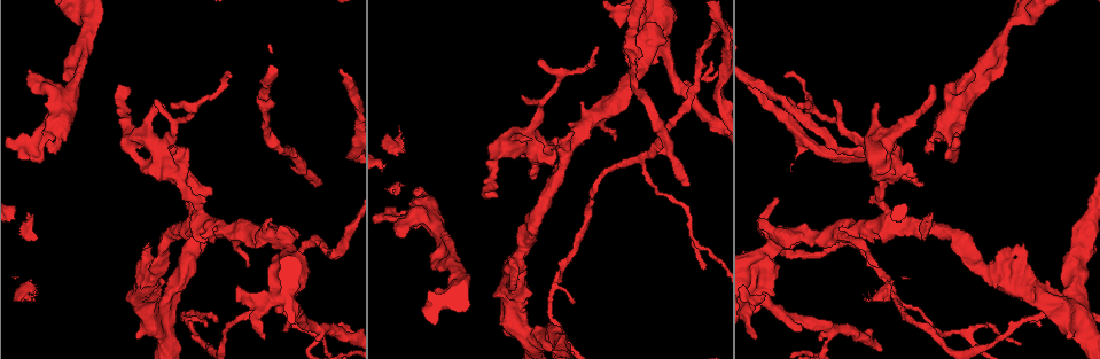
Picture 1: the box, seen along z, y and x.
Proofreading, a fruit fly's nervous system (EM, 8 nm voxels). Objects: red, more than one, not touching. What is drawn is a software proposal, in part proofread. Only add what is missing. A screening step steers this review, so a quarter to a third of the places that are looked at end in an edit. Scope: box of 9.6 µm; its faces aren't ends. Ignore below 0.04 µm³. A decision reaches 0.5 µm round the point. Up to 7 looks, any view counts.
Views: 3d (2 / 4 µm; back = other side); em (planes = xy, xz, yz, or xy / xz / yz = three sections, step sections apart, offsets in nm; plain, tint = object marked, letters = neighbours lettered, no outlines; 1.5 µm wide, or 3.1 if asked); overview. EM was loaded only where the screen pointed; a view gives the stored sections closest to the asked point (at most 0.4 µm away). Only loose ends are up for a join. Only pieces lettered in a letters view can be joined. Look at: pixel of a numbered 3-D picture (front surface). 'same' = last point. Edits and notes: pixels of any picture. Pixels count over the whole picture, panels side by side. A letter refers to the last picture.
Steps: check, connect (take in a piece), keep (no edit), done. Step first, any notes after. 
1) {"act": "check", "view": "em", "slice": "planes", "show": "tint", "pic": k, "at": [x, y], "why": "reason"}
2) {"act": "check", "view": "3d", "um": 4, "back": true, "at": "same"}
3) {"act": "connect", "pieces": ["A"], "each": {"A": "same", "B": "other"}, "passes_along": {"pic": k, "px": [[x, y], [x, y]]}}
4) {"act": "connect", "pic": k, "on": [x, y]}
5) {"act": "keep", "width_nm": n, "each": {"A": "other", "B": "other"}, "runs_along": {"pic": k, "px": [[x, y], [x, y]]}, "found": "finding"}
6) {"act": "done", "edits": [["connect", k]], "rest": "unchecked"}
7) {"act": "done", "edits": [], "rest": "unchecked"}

{"act": "check", "view": "em", "slice": "planes", "show": "letters", "pic": 1, "at": [47, 150], "why": "branch stops here"}

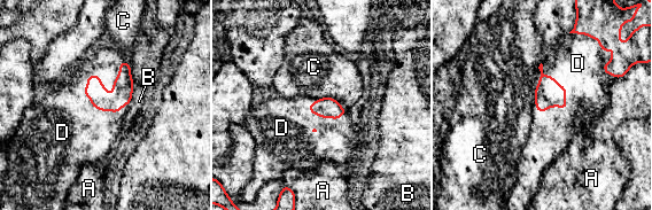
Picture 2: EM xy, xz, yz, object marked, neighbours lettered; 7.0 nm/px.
{"act": "connect", "pieces": ["D"], "each": {"A": "other", "B": "other", "C": "other", "D": "same"}, "found": "the neuron continues"}

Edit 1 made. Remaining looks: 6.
{"act": "check", "view": "em", "um": 3.1, "slice": "xz", "step": 8, "show": "tint", "pic": 1, "at": [403, 137], "why": "free end"}

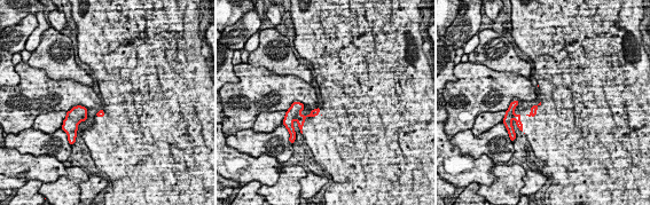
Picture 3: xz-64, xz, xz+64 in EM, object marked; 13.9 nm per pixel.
{"act": "check", "view": "em", "um": 3.1, "slice": "planes", "show": "letters", "at": "same"}

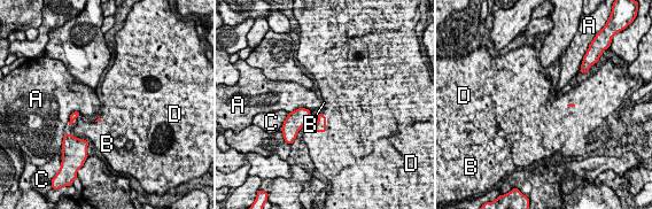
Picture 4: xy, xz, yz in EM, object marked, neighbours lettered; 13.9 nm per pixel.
{"act": "keep", "each": {"A": "other", "B": "other", "C": "other", "D": "other"}, "border": {"pic": 4, "px": [[323, 113], [326, 130], [313, 132]]}, "found": "none of them fits"}

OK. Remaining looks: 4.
{"act": "check", "view": "3d", "um": 4, "pic": 1, "at": [1039, 327], "why": "thin end"}

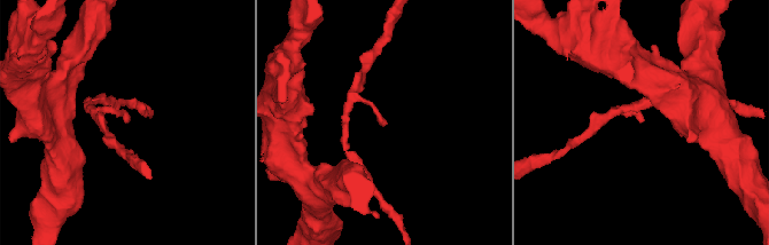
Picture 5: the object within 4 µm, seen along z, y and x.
{"act": "check", "view": "em", "slice": "planes", "show": "plain", "pic": 5, "at": [643, 118]}

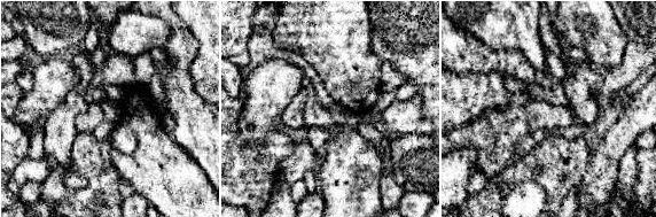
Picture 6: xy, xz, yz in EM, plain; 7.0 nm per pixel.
{"act": "check", "view": "em", "slice": "planes", "show": "letters", "at": "same", "why": "see the neighbours"}

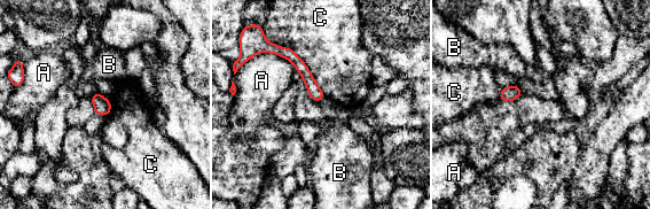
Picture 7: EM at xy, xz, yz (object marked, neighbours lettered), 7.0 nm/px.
{"act": "keep", "width_nm": 90, "each": {"A": "other", "B": "other", "C": "other"}, "border": {"pic": 7, "px": [[290, 48], [303, 61], [326, 95]]}, "found": "none of them fits"}

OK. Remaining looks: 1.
{"act": "done", "edits": [["connect", 2]], "rest": "unchecked"}

